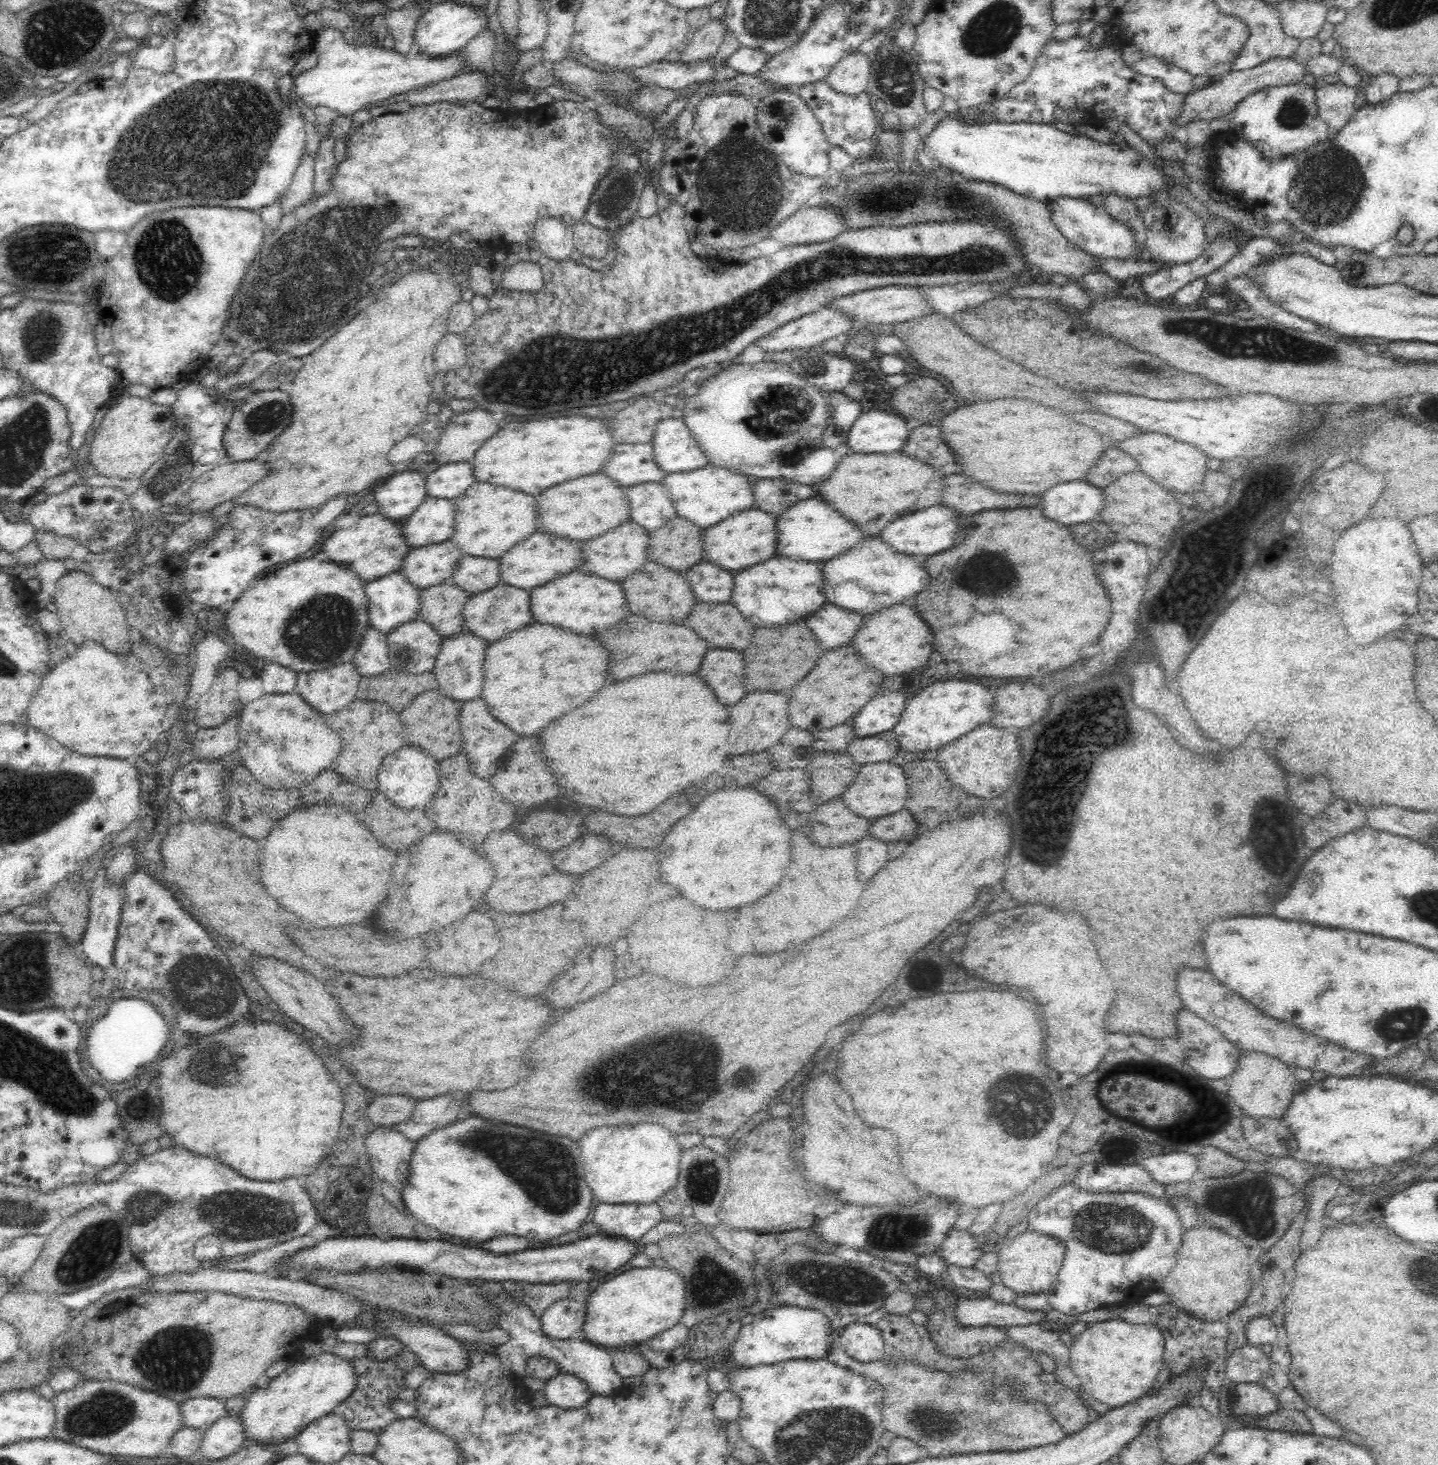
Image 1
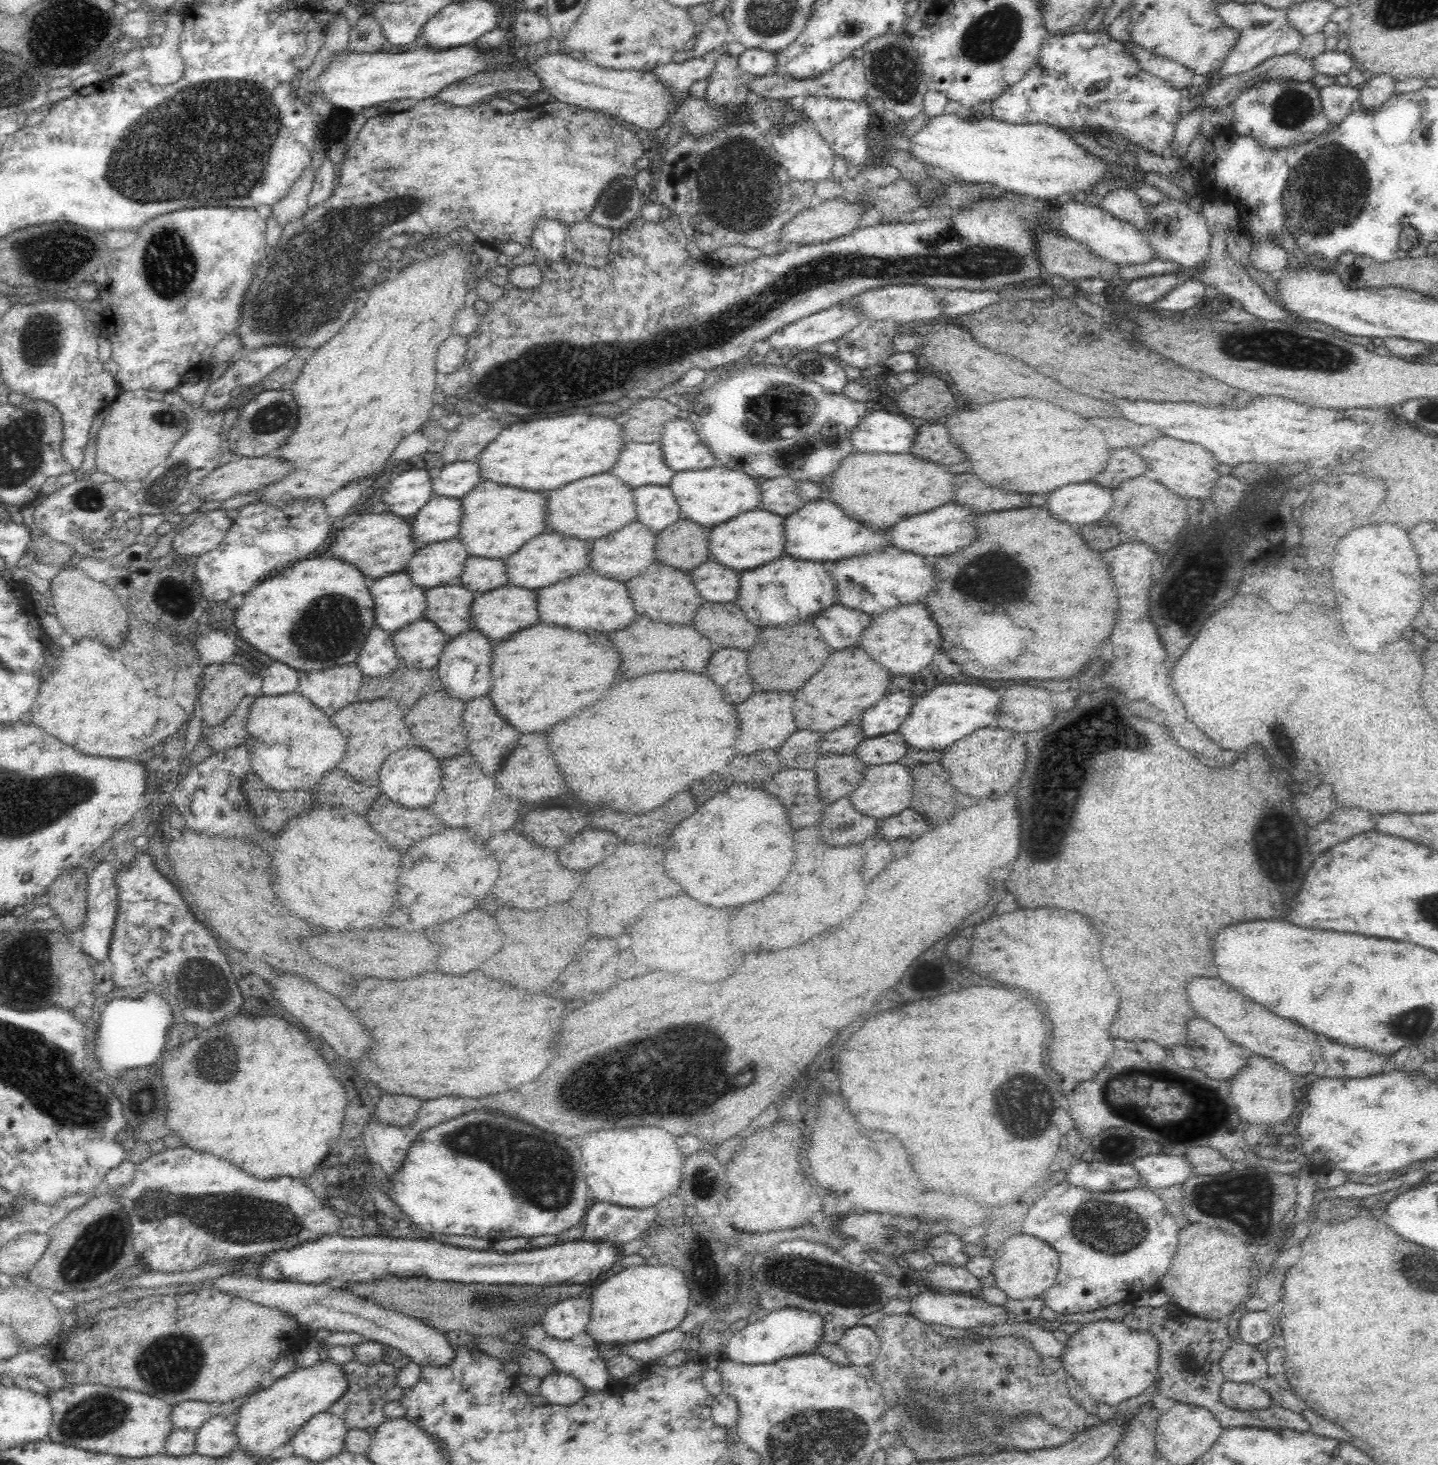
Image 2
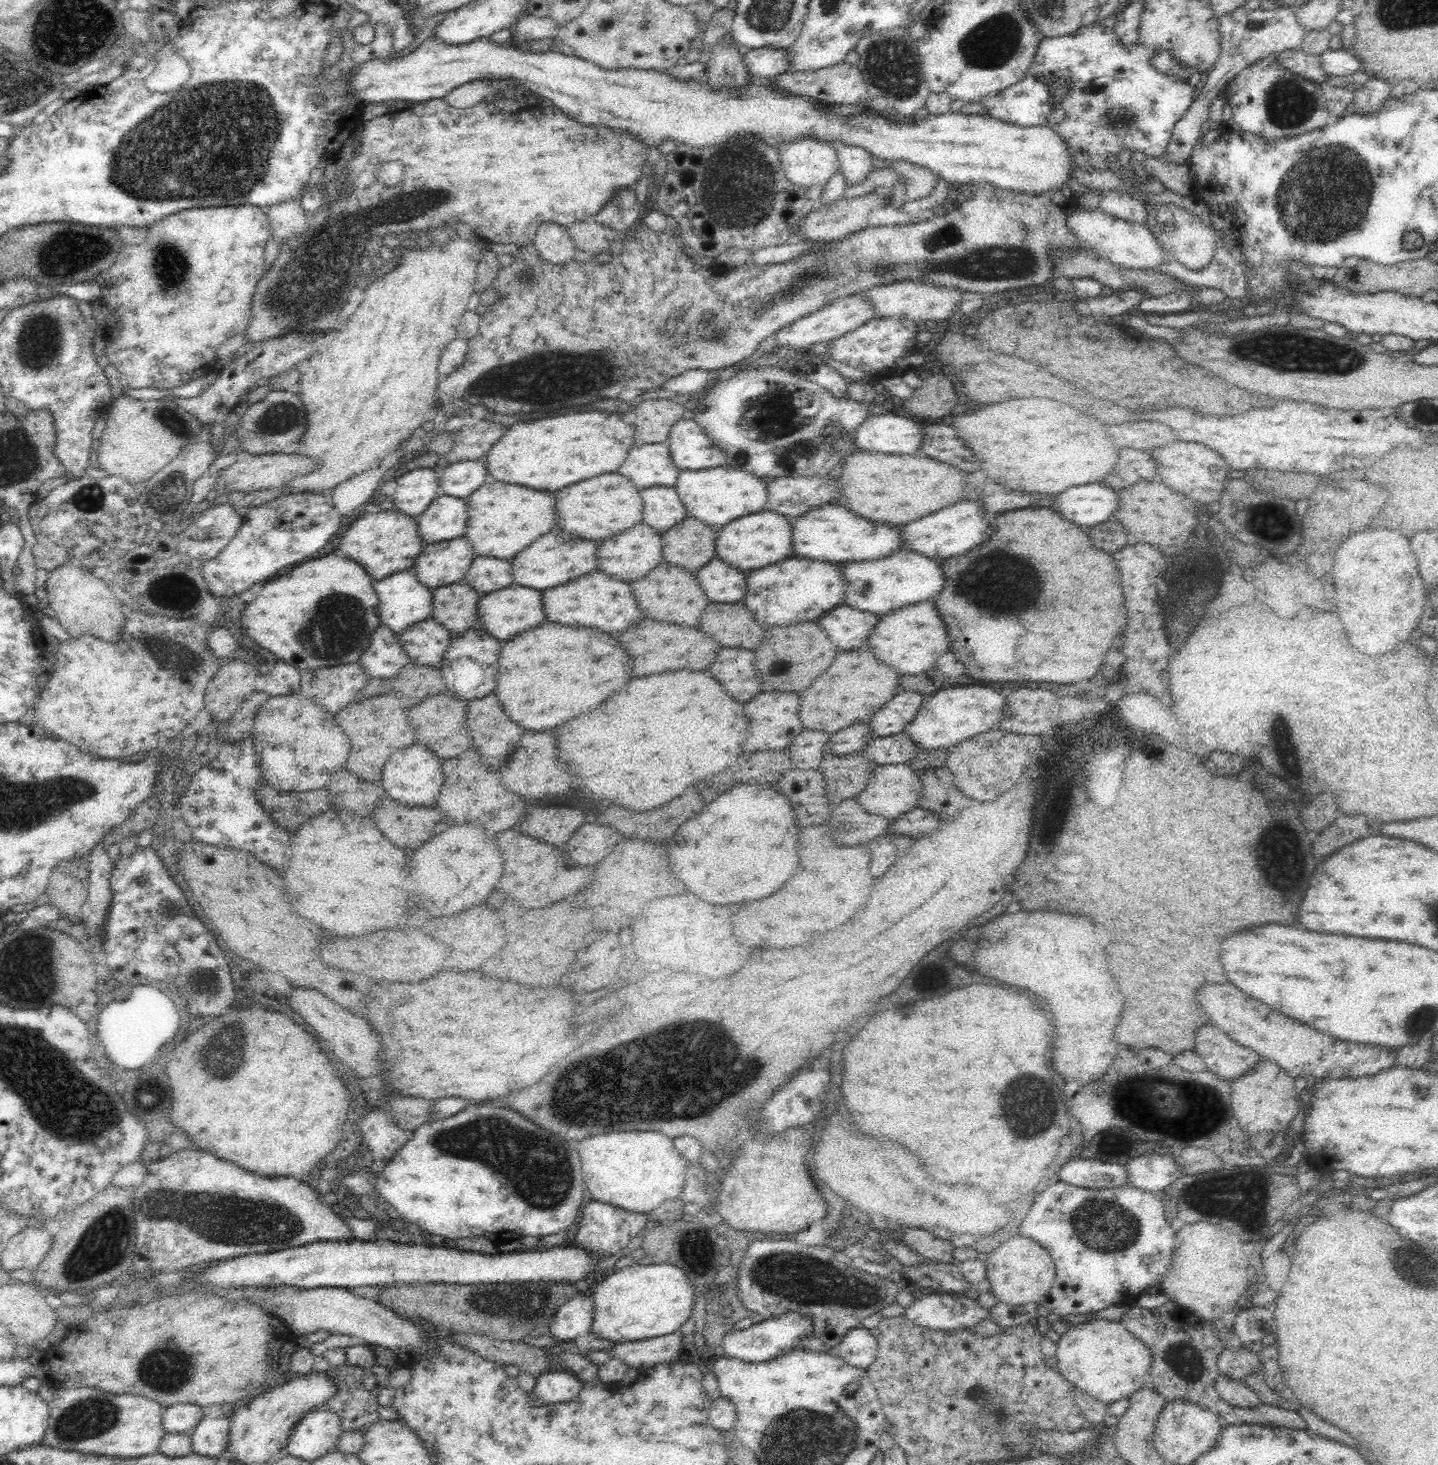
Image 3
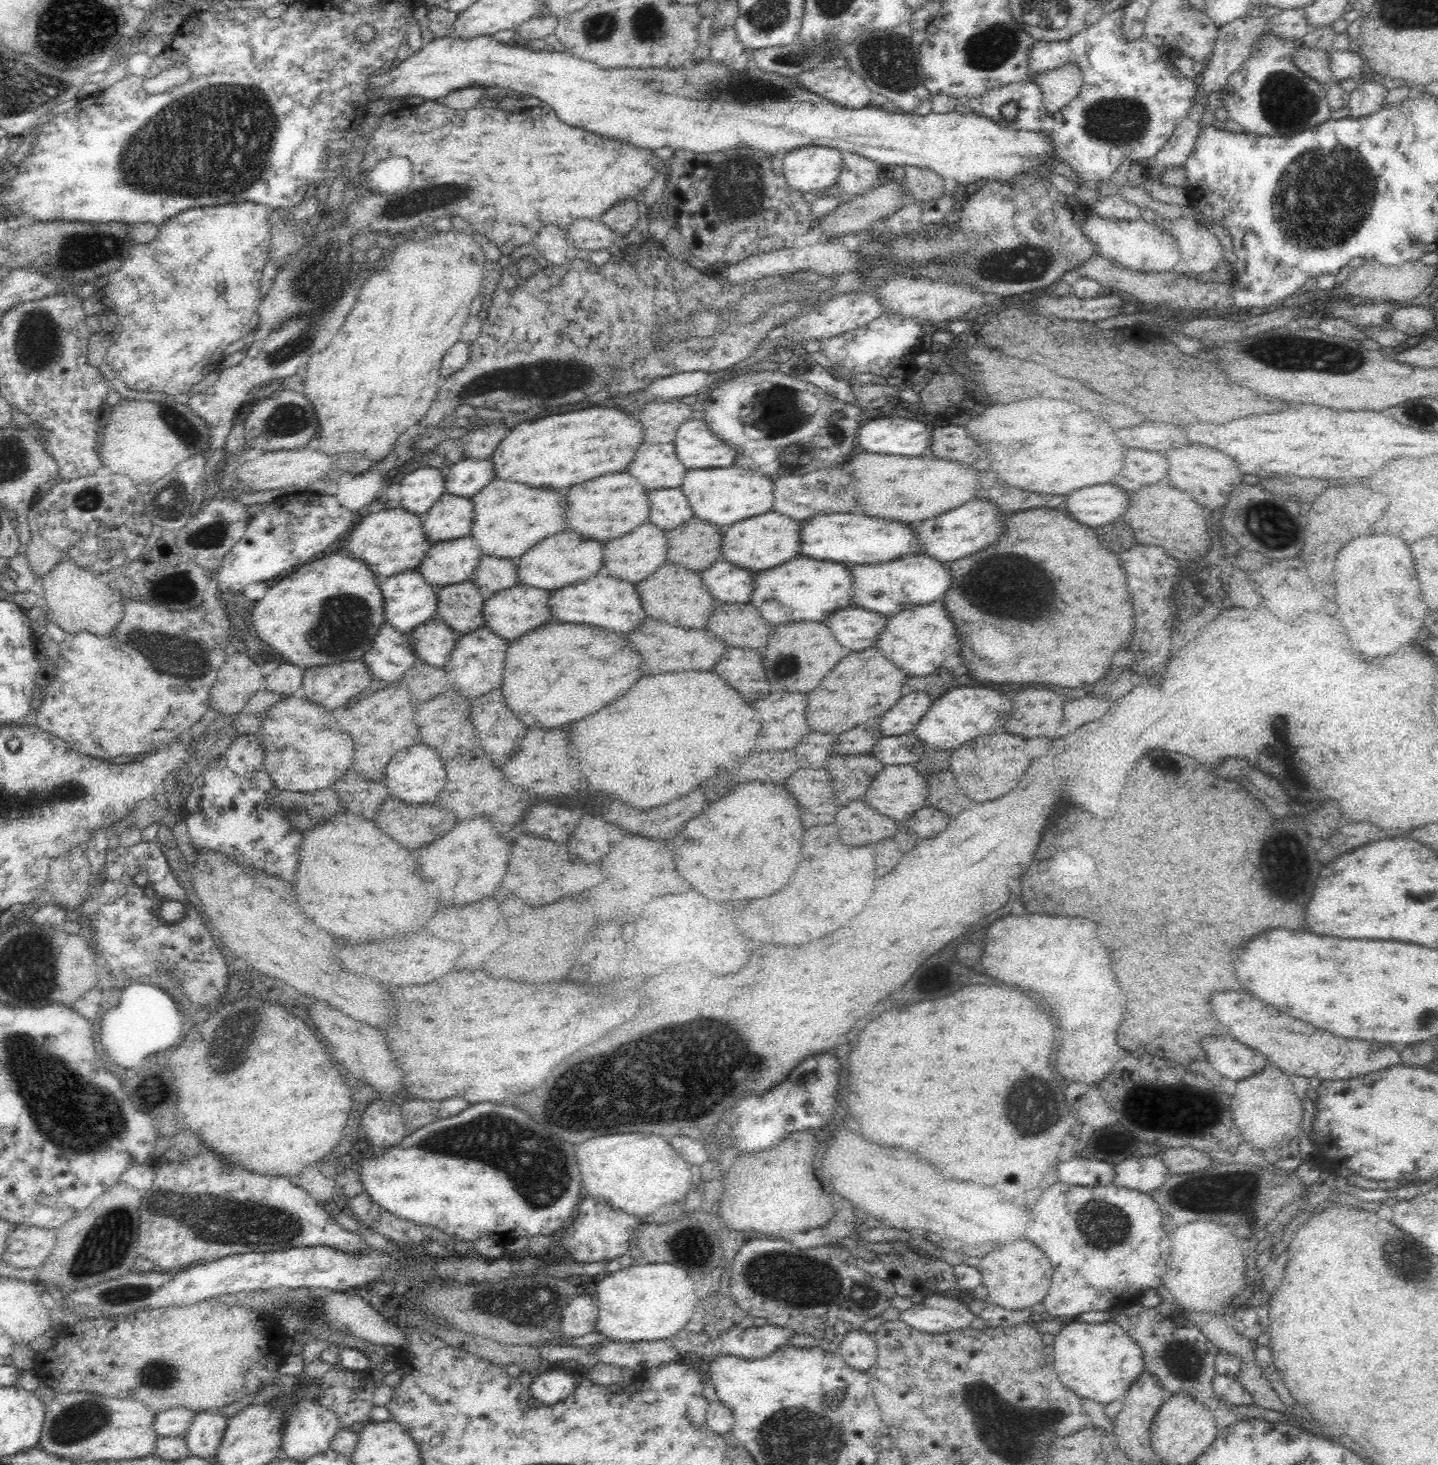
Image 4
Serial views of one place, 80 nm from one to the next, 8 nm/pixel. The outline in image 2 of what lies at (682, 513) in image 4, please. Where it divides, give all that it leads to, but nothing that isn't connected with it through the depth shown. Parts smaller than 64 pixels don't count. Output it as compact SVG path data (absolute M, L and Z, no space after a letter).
M646 485L636 488L633 492L638 506L638 520L656 534L682 518L680 505L669 485Z

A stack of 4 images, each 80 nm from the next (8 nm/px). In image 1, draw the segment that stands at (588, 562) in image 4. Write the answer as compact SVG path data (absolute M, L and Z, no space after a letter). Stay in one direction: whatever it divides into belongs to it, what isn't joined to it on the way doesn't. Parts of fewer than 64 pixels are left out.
M534 534L534 536L529 537L526 542L518 544L500 558L501 580L504 584L524 590L532 590L537 586L549 583L550 580L556 580L558 576L564 576L568 572L578 570L578 566L582 564L580 542L550 534Z

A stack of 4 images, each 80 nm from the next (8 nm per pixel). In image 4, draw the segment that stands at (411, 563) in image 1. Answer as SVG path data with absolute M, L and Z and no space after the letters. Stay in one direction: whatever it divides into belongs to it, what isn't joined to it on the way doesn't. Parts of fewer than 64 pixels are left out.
M470 536L432 544L427 554L420 572L428 584L438 588L468 580L482 558L480 548Z

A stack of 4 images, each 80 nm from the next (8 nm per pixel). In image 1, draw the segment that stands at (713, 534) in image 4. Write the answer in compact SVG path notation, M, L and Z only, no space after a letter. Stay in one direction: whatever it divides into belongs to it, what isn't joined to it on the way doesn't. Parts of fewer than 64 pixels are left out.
M676 516L662 528L649 533L647 558L684 573L702 560L702 534L704 530L701 527Z

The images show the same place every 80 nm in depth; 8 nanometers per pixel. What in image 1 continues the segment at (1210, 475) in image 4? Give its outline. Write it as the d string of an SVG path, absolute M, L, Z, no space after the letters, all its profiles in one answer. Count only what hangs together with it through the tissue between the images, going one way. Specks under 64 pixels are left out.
M1142 434L1130 440L1124 440L1118 444L1118 448L1128 452L1134 460L1138 460L1140 470L1154 478L1158 484L1166 486L1166 490L1176 490L1176 492L1201 492L1202 488L1196 488L1198 484L1204 482L1204 474L1208 470L1206 466L1206 456L1198 452L1196 446L1184 444L1178 440L1172 440L1162 434Z

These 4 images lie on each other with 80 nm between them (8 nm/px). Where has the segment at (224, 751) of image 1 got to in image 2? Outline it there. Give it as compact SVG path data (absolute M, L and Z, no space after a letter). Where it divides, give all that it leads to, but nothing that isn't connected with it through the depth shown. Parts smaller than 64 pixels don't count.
M262 693L258 694L258 696L246 695L241 700L238 708L227 719L222 721L222 724L215 727L203 727L206 744L208 744L208 747L210 746L212 752L232 748L232 746L238 746L245 742L248 713L254 701L262 696Z

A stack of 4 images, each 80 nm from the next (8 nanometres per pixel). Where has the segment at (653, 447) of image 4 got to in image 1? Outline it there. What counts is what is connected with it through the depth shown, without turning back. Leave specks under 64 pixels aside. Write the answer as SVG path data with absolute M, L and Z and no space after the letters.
M651 442L616 444L614 456L610 457L610 462L602 468L602 472L626 488L642 483L661 484L666 473L658 467L653 454Z

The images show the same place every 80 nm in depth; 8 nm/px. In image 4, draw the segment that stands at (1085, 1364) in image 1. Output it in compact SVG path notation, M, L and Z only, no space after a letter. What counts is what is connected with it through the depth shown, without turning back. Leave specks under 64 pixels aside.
M1074 1322L1064 1325L1054 1336L1052 1368L1061 1384L1078 1398L1106 1405L1122 1399L1145 1368L1142 1349L1114 1322L1102 1324Z

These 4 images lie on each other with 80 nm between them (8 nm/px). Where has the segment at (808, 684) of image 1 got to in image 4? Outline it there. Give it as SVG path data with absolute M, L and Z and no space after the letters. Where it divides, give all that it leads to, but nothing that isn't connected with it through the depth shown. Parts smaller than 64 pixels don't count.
M876 648L850 654L842 658L840 664L822 680L822 684L810 692L806 722L810 728L818 728L818 732L842 734L868 718L880 718L892 704L900 700L904 684L906 672L890 664L890 660L878 654Z

